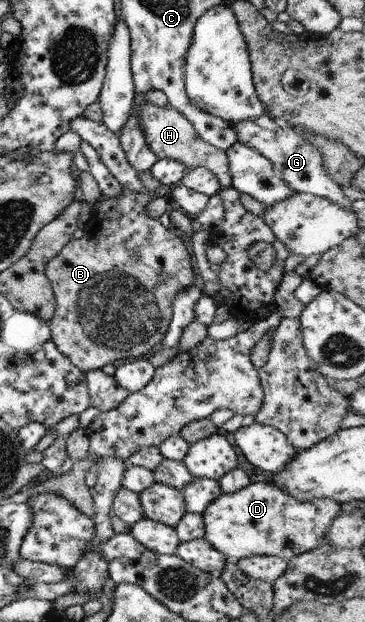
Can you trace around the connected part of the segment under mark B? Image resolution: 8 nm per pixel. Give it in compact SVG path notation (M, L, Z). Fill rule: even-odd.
M121 186L119 197L105 197L111 205L105 213L105 225L87 231L79 239L71 238L53 259L45 264L44 274L51 284L55 309L49 319L51 341L75 367L84 374L104 365L120 365L128 360L146 358L162 341L172 316L172 301L183 289L194 285L192 255L187 244L173 228L165 228L159 219L149 217L145 207L156 192L143 189L139 193Z

